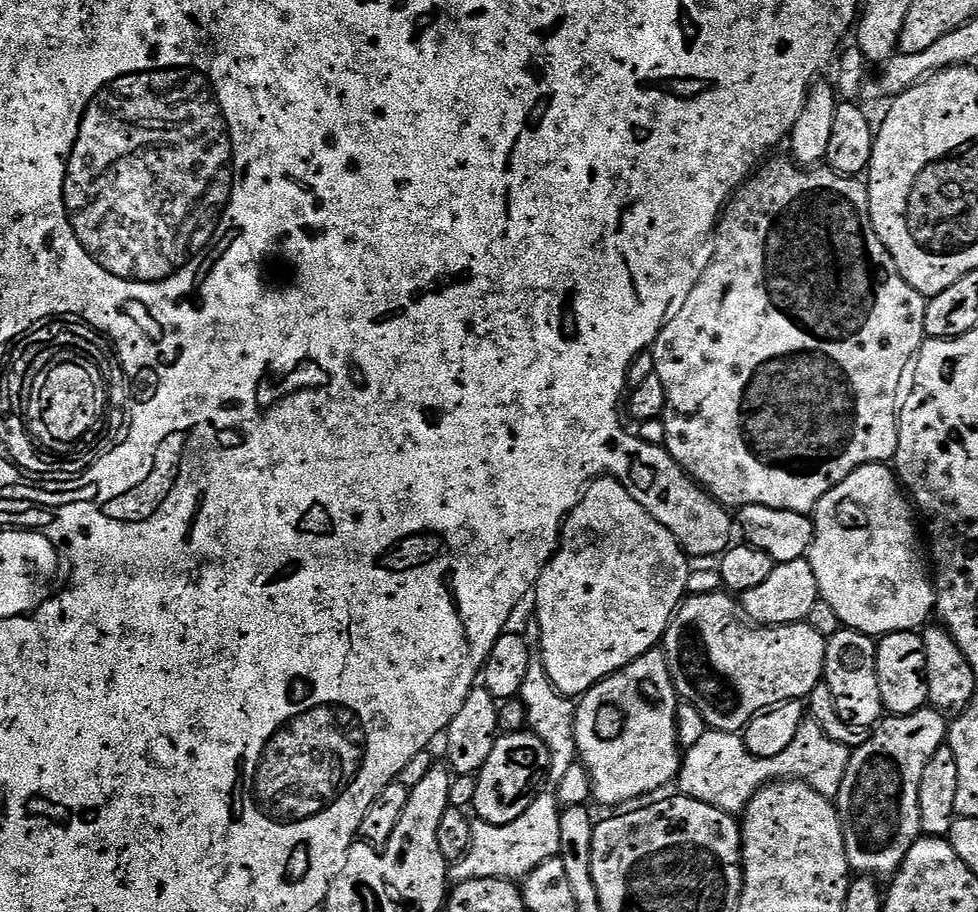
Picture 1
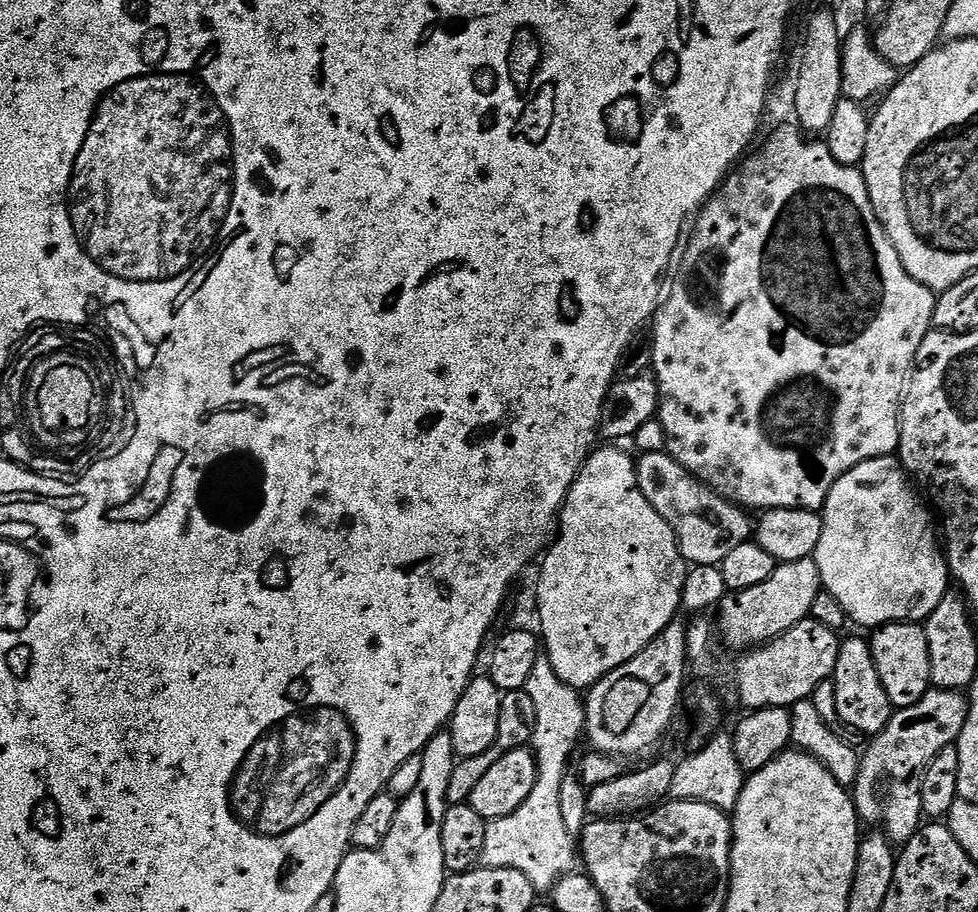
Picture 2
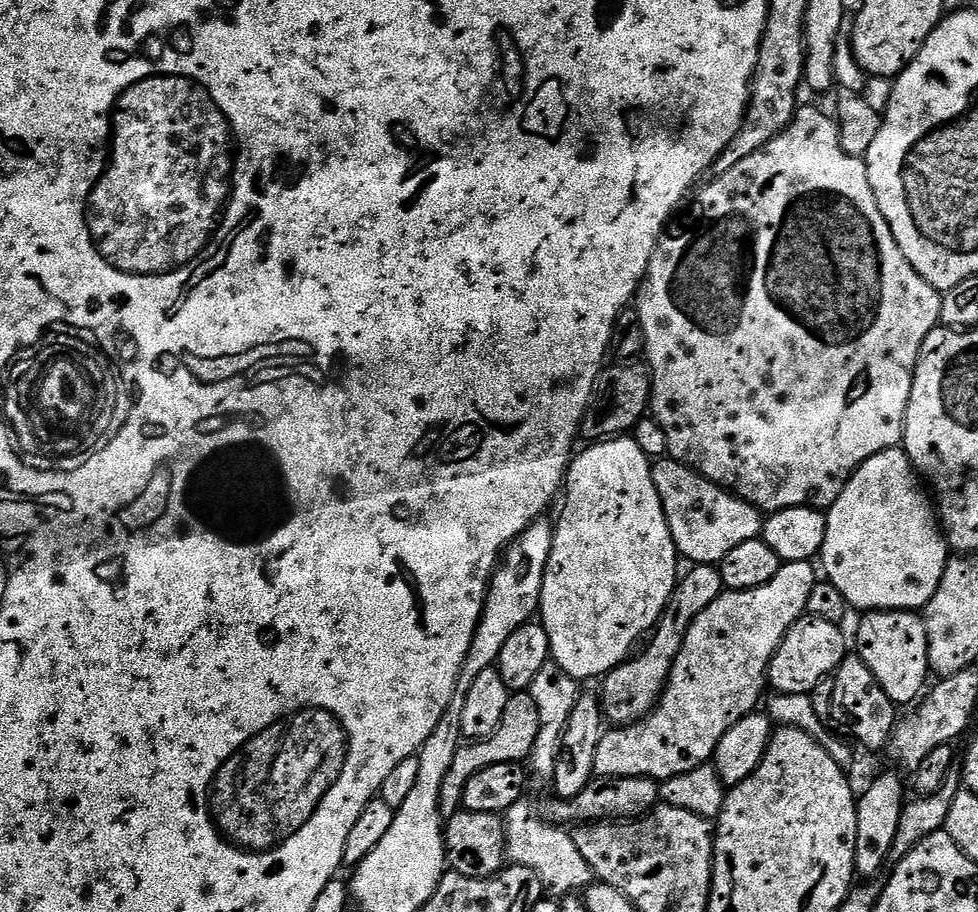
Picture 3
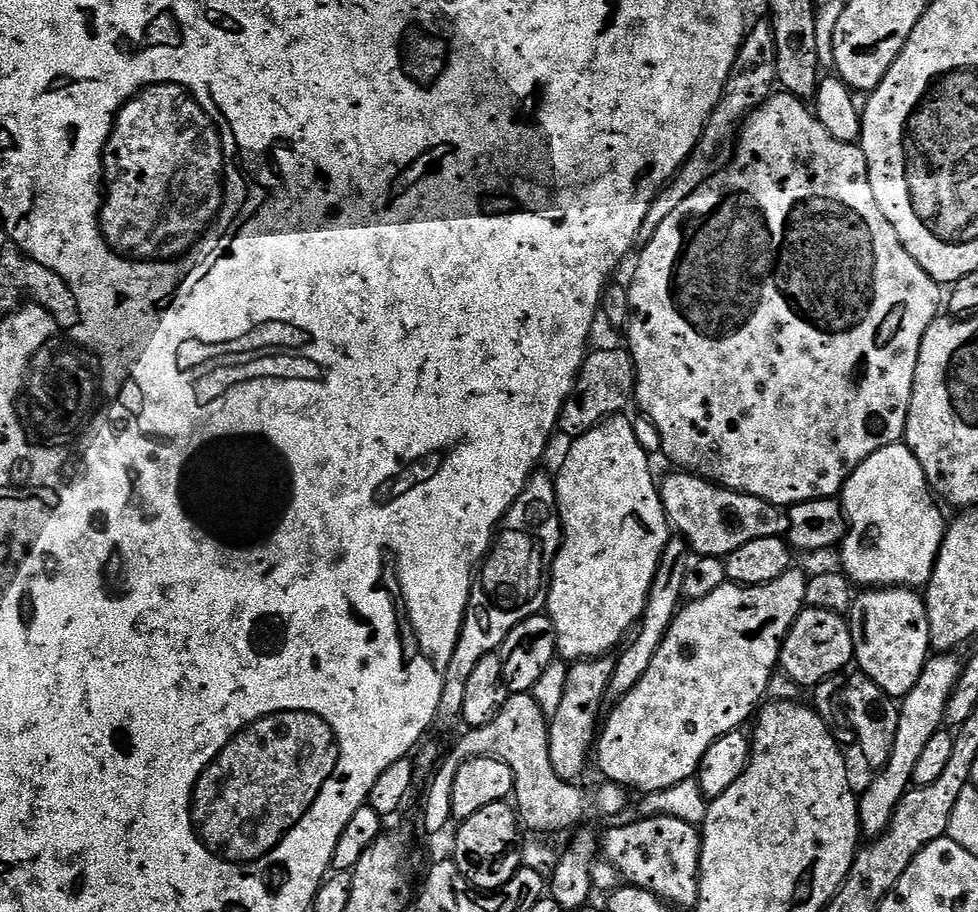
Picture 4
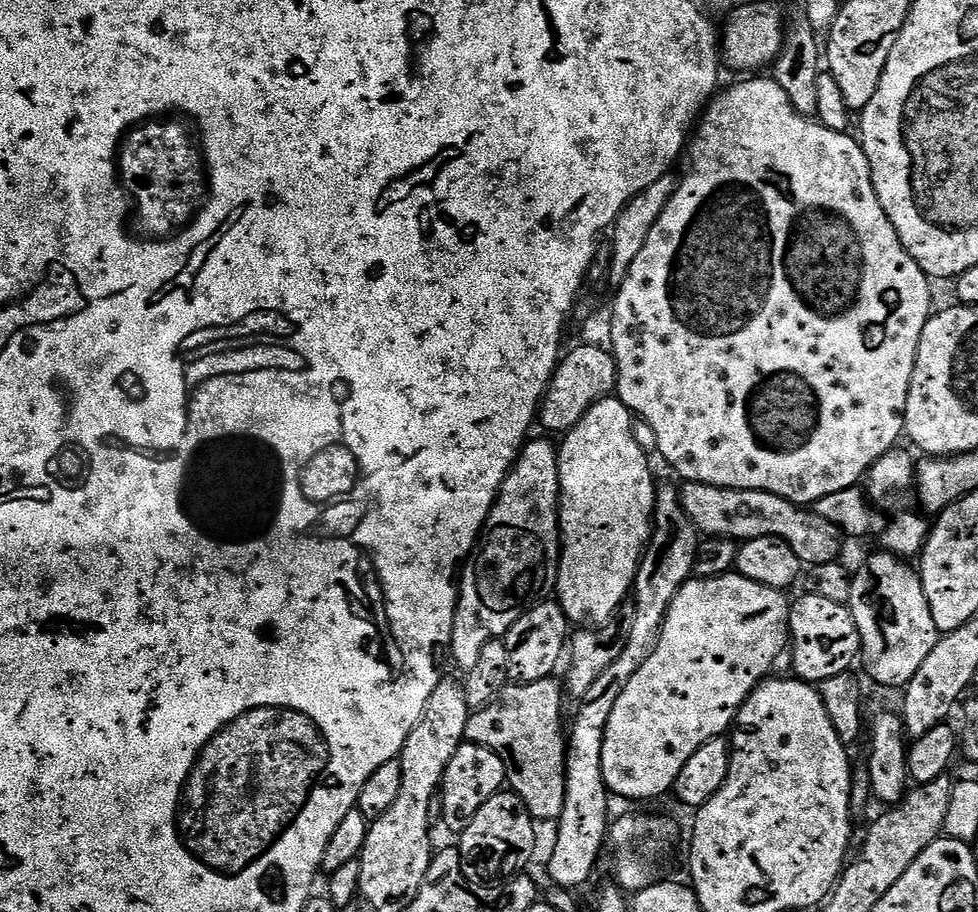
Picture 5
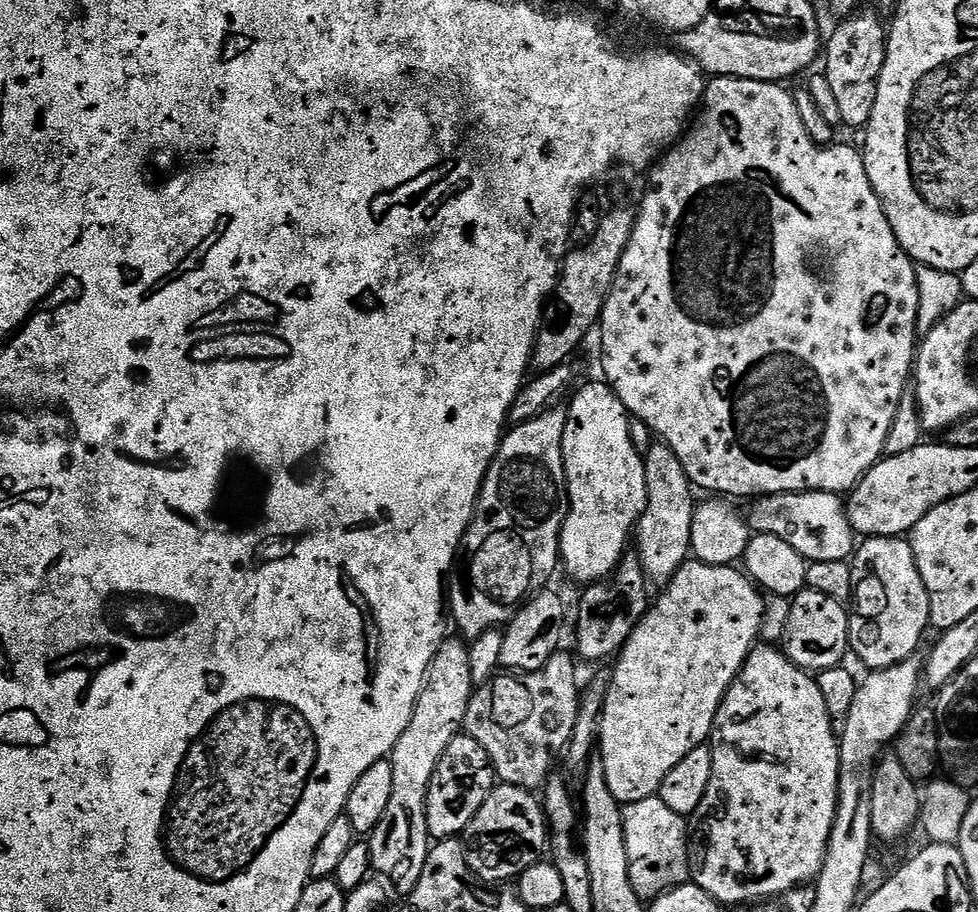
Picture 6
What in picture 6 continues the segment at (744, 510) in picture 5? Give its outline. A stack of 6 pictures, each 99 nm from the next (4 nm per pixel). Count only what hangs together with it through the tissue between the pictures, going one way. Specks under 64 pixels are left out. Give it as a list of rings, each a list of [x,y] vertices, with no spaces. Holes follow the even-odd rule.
[[[779,492],[753,499],[750,527],[753,533],[774,534],[790,542],[809,562],[848,560],[858,540],[848,521],[845,501],[835,492]]]

